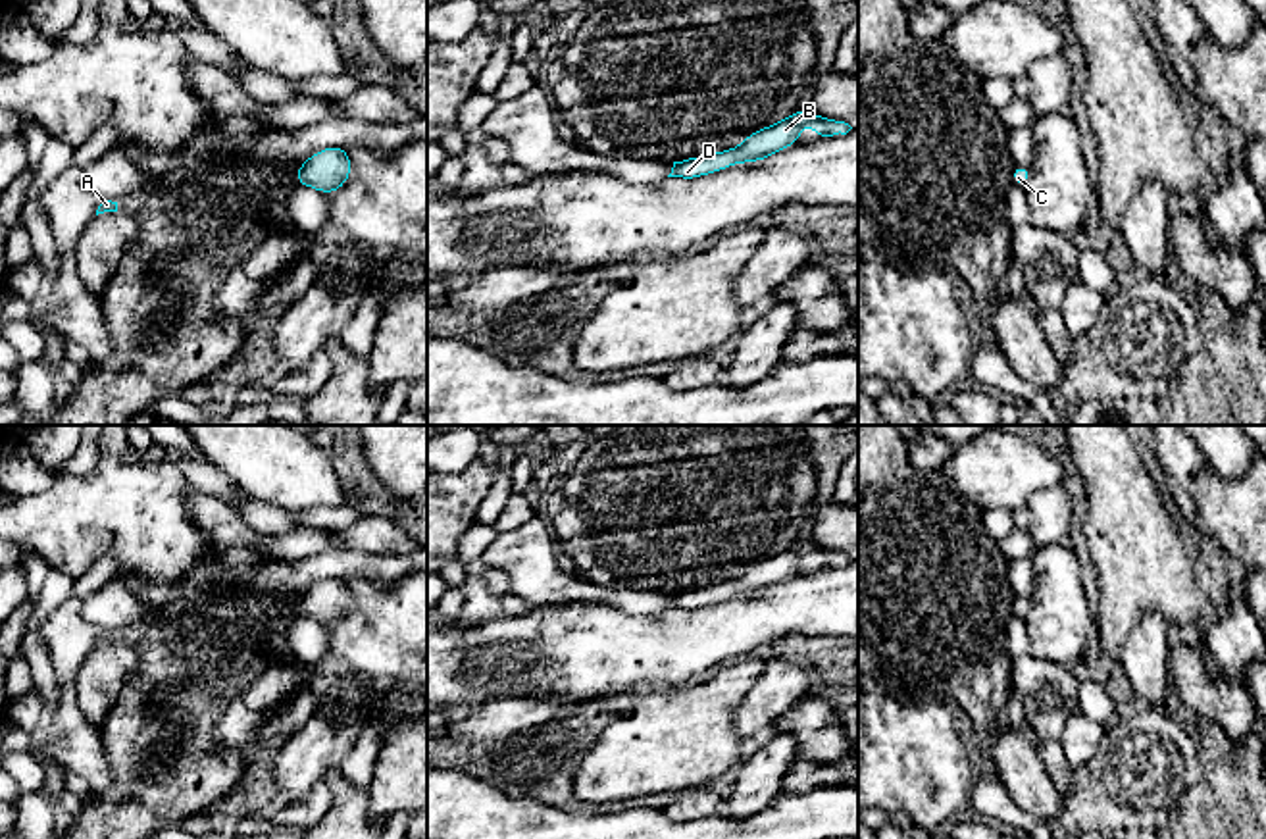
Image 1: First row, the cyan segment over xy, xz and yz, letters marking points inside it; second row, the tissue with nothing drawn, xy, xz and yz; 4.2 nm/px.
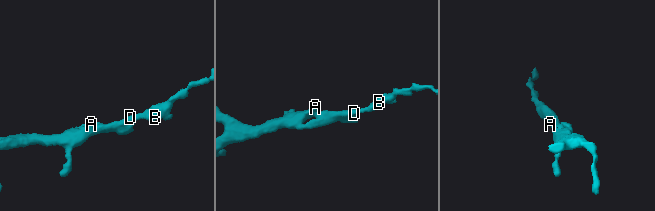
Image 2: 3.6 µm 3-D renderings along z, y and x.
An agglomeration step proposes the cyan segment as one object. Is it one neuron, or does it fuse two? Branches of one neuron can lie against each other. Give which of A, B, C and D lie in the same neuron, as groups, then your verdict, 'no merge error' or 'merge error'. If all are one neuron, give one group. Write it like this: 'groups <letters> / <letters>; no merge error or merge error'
groups A B C D; no merge error

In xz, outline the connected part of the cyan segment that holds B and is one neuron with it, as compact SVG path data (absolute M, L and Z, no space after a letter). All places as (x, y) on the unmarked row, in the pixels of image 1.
M798 541L791 548L772 558L750 564L747 572L737 579L731 579L727 583L716 583L710 587L698 587L693 591L673 593L671 604L668 608L693 610L712 602L722 602L731 595L758 593L777 581L798 573L800 558L804 554L814 556L814 564L818 570L835 568L839 564L847 566L852 560L845 552L820 548L812 541Z

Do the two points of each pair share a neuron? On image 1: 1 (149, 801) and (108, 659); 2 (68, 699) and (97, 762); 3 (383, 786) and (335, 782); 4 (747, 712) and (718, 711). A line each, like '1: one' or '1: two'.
1: two
2: one
3: two
4: two

